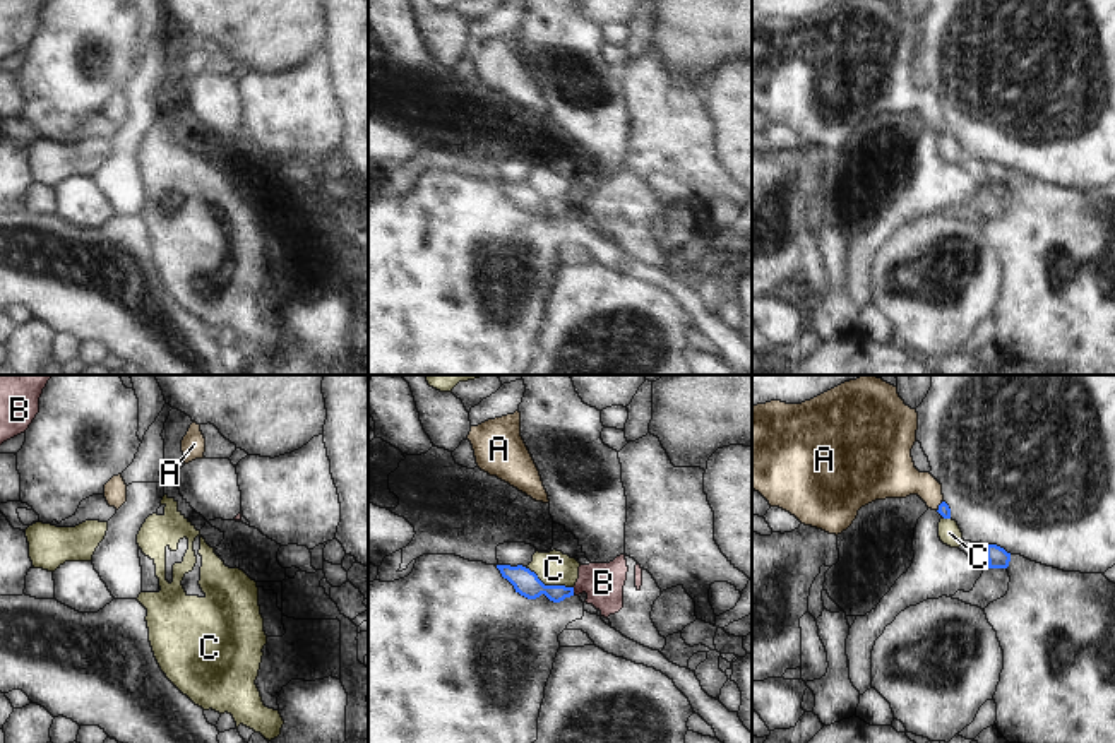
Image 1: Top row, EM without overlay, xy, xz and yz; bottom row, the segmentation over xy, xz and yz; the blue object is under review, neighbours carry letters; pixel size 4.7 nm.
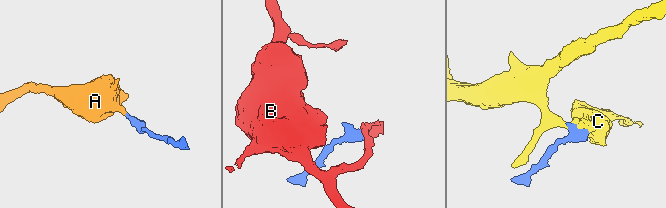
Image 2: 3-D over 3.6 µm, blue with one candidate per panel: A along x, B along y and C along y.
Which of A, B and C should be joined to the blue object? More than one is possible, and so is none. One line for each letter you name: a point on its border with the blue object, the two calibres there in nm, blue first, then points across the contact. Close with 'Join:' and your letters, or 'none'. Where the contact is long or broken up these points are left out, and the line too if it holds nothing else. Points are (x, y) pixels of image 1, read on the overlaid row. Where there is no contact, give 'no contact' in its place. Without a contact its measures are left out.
A: meets blue in yz at (939, 507); 60 nm thick on the blue side, 200 nm on the other; runs through yz (944, 511), (939, 507), (917, 483), (896, 476)
Join: A

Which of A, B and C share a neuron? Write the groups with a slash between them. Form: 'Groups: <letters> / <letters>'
Groups: A / B / C.

